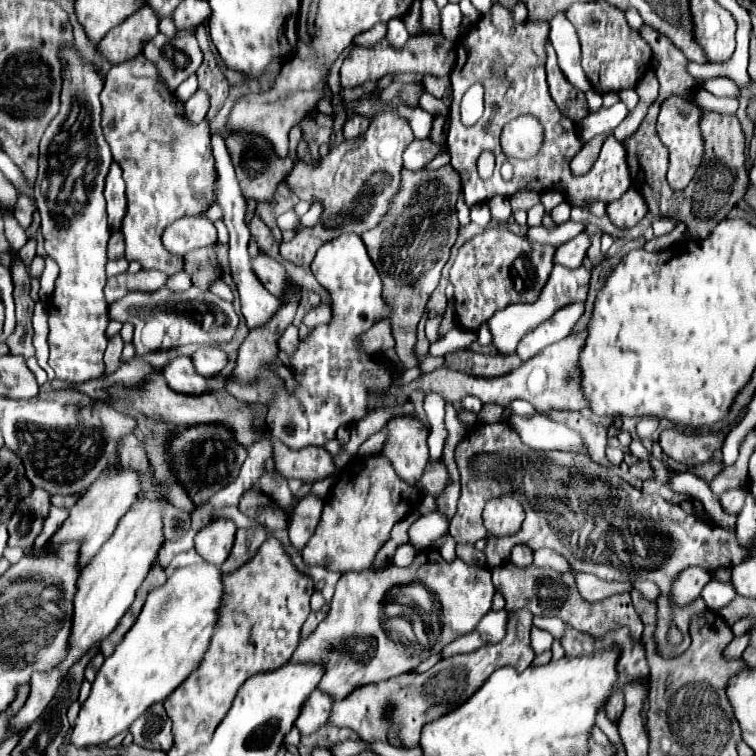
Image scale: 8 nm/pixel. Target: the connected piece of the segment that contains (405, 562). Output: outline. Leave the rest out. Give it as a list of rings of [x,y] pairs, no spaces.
[[[400,545],[394,555],[394,565],[396,567],[410,567],[410,563],[414,561],[414,555],[416,555],[416,549],[412,545]]]

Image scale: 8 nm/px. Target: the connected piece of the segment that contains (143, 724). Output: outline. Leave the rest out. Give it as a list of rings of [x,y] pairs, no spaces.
[[[154,703],[144,715],[140,715],[132,725],[130,733],[134,743],[146,749],[162,749],[168,751],[174,743],[172,723],[162,707],[162,703]]]

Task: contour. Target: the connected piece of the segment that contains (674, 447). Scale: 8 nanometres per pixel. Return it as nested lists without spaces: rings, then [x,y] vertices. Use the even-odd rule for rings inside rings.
[[[740,419],[734,421],[724,431],[708,433],[704,437],[702,435],[700,437],[688,437],[684,433],[660,433],[660,445],[662,445],[664,453],[668,457],[676,459],[678,463],[684,463],[684,465],[700,465],[700,463],[706,463],[712,457],[712,453],[722,447],[726,435],[738,423],[740,423]]]

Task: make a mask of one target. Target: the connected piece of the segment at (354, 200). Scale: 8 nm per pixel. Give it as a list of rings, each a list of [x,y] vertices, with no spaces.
[[[390,109],[382,111],[366,135],[358,139],[344,141],[340,147],[332,149],[318,169],[310,169],[306,163],[298,161],[288,175],[288,187],[300,197],[310,201],[320,201],[324,211],[314,227],[298,231],[290,243],[280,243],[280,255],[296,265],[310,265],[316,251],[330,239],[342,233],[342,227],[352,233],[370,231],[382,221],[382,215],[390,209],[390,199],[398,193],[400,173],[402,173],[402,153],[414,141],[414,135],[404,119],[394,115]]]

